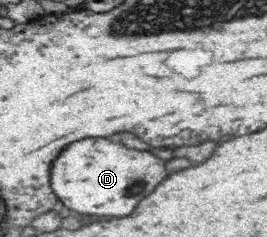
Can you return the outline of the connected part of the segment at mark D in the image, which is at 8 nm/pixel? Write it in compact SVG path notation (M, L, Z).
M82 139L66 145L50 167L50 187L58 201L82 215L126 217L134 211L138 201L154 191L166 177L164 159L150 151L128 149L108 139Z

